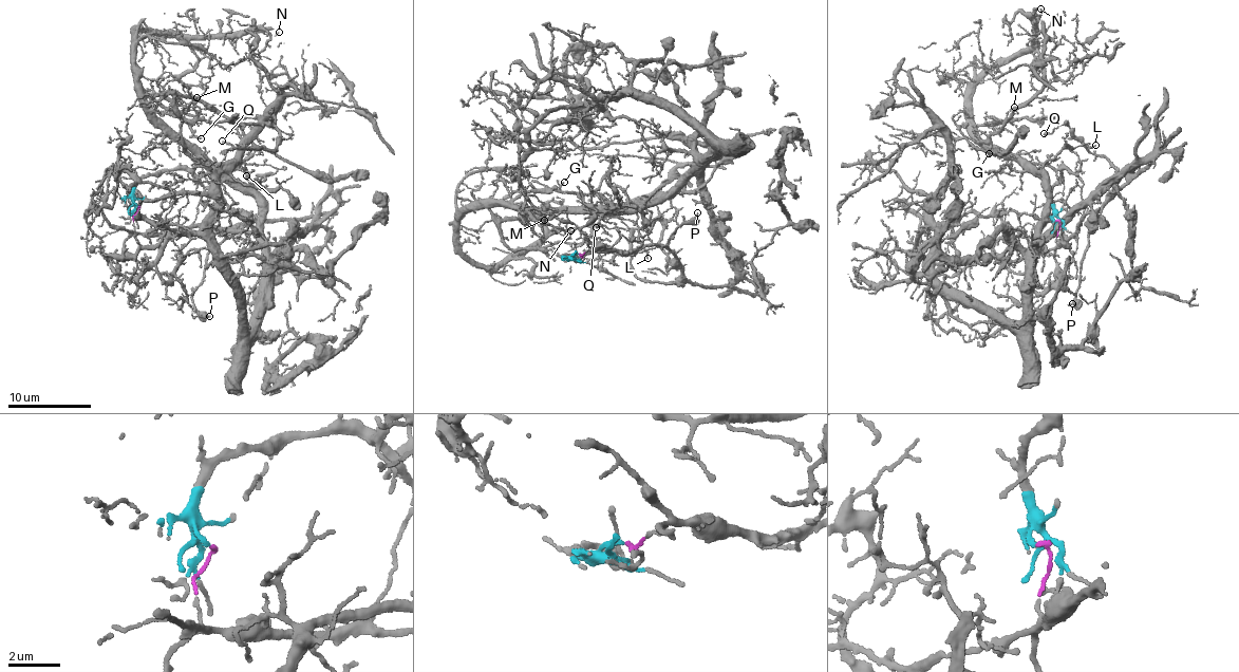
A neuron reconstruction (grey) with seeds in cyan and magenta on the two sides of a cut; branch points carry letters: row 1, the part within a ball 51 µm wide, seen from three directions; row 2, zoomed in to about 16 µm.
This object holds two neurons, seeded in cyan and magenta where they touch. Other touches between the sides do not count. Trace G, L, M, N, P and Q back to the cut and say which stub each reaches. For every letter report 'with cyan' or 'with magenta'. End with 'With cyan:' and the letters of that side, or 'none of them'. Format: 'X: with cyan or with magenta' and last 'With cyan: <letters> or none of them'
G: with cyan
L: with magenta
M: with cyan
N: with cyan
P: with magenta
Q: with magenta
With cyan: G, M, N

